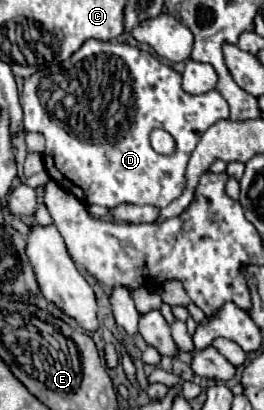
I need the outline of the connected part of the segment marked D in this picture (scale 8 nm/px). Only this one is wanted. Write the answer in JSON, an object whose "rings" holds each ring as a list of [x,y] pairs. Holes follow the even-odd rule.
{"rings":[[[87,40],[69,60],[65,60],[63,64],[59,66],[53,66],[49,70],[43,70],[43,72],[35,72],[31,78],[25,80],[23,84],[23,92],[21,92],[21,106],[23,106],[23,130],[25,132],[39,132],[45,136],[45,170],[47,174],[51,176],[51,180],[55,180],[61,188],[65,188],[67,192],[71,192],[75,198],[79,198],[83,204],[87,206],[93,206],[93,204],[101,204],[101,206],[109,206],[109,208],[115,208],[119,204],[137,204],[137,206],[143,206],[143,204],[153,204],[157,208],[165,208],[167,204],[171,204],[179,192],[183,192],[183,172],[185,172],[185,166],[187,166],[187,160],[195,148],[195,144],[199,142],[199,138],[203,136],[203,132],[213,126],[215,122],[219,120],[225,120],[229,118],[229,108],[227,108],[227,102],[223,100],[223,96],[213,90],[213,92],[207,92],[203,96],[191,96],[187,92],[183,92],[181,88],[181,74],[177,74],[171,66],[163,64],[161,60],[157,60],[153,54],[149,52],[143,52],[135,46],[129,46],[129,44],[121,44],[121,42],[101,42],[101,40]],[[153,128],[163,128],[167,130],[175,142],[177,142],[177,150],[173,156],[163,156],[163,154],[157,154],[151,144],[149,144],[149,134]]]}

